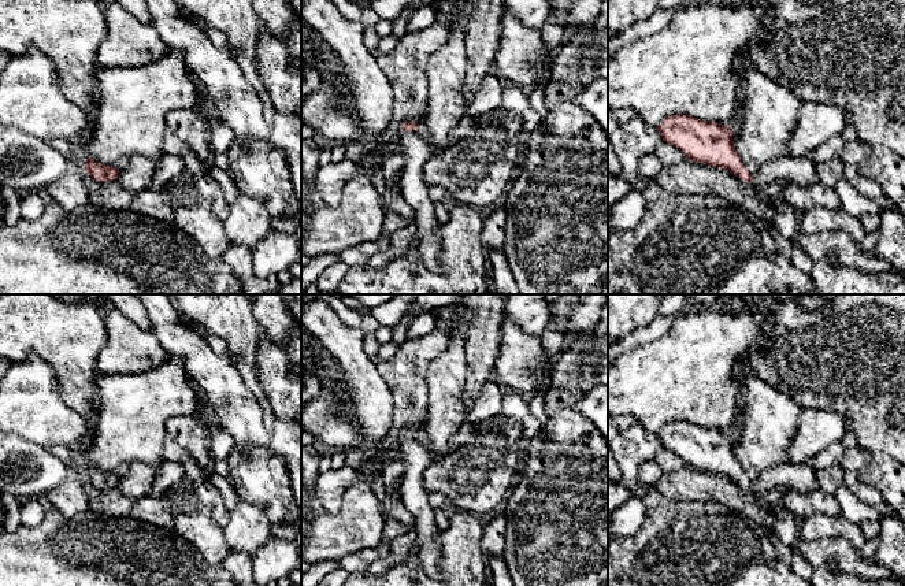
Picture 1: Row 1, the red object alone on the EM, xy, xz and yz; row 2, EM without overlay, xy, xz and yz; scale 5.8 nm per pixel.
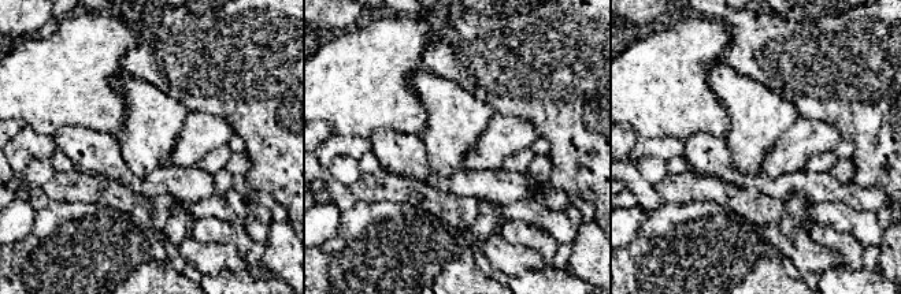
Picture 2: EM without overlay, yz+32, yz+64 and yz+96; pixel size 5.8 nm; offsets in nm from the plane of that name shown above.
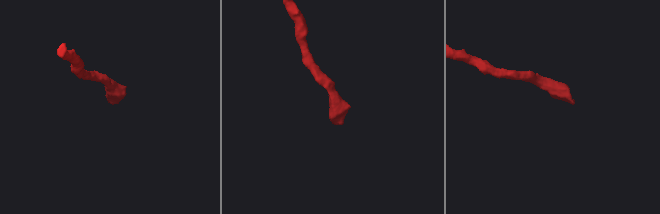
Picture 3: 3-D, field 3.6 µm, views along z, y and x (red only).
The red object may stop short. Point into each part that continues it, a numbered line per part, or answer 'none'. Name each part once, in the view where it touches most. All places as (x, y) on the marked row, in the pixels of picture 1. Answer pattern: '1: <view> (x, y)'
1: xz (411, 145)

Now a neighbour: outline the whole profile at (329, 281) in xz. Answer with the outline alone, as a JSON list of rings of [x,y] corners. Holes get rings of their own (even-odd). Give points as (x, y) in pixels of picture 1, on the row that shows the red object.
[[[344,262],[327,267],[316,281],[316,288],[322,294],[337,294],[338,286],[348,272],[349,267]]]

